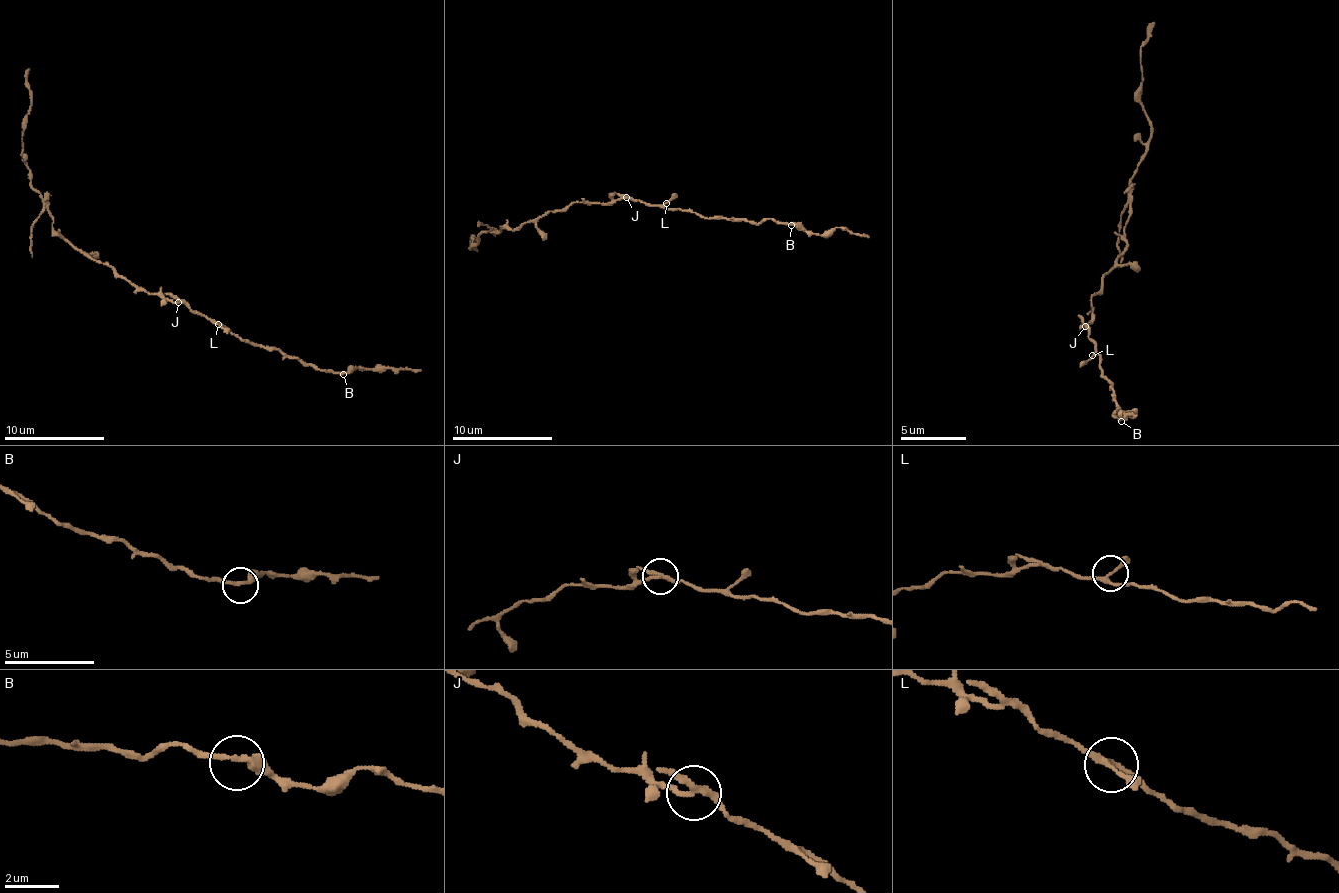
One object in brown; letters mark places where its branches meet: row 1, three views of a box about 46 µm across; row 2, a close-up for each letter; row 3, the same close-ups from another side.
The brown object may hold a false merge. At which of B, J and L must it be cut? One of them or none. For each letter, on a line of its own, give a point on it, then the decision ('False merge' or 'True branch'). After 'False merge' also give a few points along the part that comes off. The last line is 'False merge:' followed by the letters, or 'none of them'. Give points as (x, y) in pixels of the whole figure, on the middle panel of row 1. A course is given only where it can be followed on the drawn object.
B: Place: (791, 225). True branch
J: Place: (626, 197). False merge. Course of the part to remove: (626, 198), (553, 210), (518, 228), (485, 230), (470, 248), (470, 240), (478, 240), (478, 250)
L: Place: (666, 203). True branch
False merge: J

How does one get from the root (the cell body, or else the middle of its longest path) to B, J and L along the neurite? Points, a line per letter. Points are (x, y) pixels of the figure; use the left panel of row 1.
B: (153, 294), (183, 301), (243, 339), (276, 346), (318, 369), (343, 374)
J: (153, 294), (178, 301)
L: (153, 294), (183, 301), (193, 311), (218, 324)

